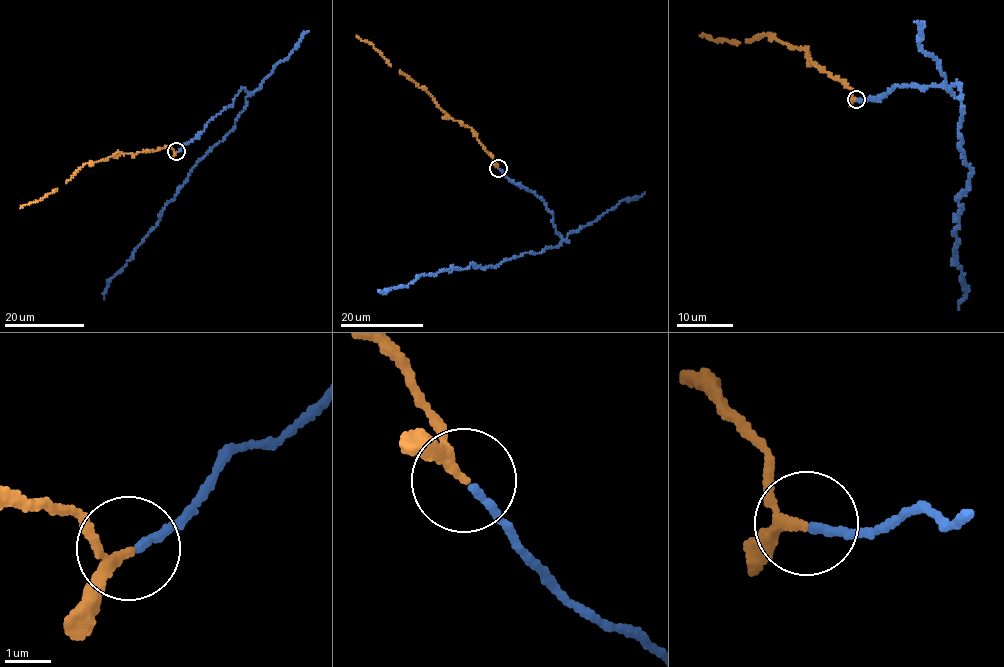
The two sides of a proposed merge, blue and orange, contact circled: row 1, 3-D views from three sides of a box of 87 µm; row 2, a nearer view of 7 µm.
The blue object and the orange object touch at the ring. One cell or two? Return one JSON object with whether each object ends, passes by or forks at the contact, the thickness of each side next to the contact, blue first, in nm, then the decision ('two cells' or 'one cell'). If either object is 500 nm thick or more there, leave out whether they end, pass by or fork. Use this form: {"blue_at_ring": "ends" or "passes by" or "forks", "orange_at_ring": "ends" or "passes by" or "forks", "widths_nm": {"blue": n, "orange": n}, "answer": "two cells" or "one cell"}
{"blue_at_ring": "ends", "orange_at_ring": "passes by", "widths_nm": {"blue": 160, "orange": 190}, "answer": "one cell"}

